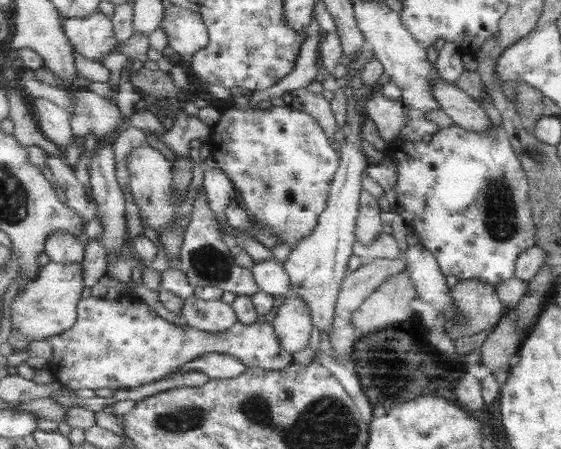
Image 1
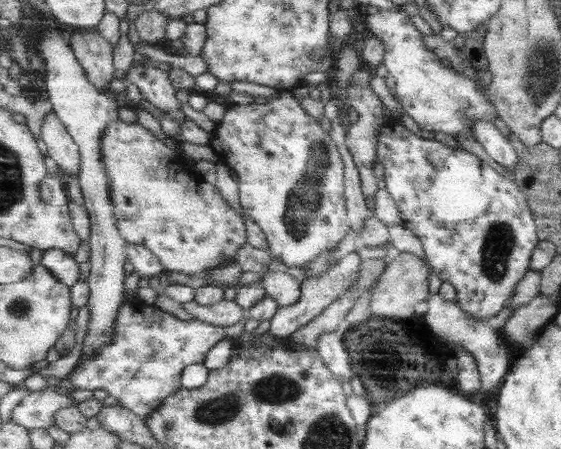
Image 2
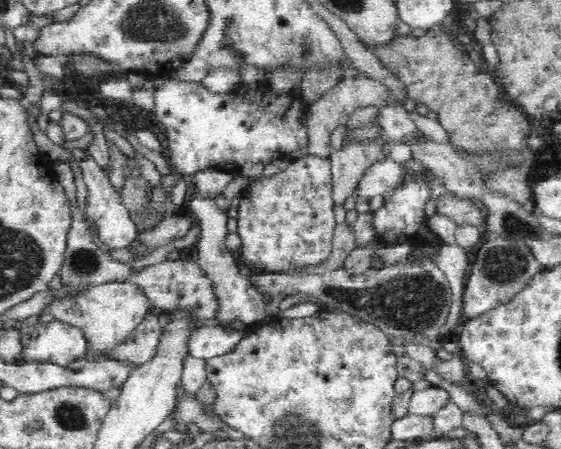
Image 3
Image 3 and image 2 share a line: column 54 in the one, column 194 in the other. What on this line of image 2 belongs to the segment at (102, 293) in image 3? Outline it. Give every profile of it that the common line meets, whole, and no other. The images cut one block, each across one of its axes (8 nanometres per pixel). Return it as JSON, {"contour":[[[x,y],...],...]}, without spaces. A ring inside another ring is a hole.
{"contour":[[[193,300],[184,304],[185,310],[195,319],[215,326],[233,326],[243,320],[244,308],[234,300],[222,300],[211,306],[203,306]]]}

